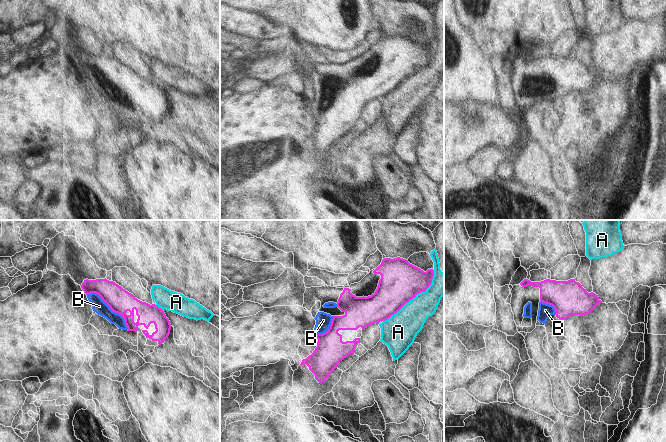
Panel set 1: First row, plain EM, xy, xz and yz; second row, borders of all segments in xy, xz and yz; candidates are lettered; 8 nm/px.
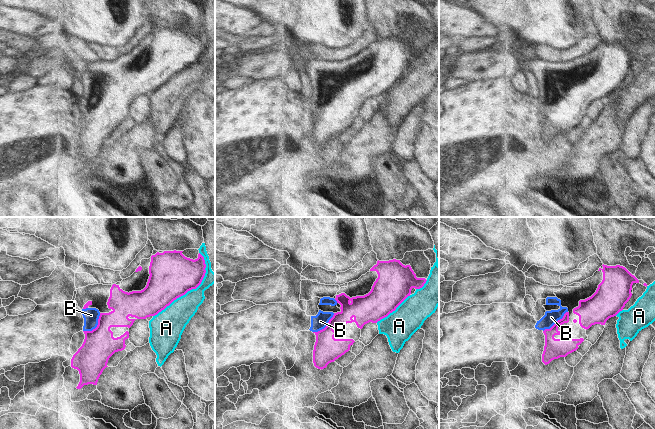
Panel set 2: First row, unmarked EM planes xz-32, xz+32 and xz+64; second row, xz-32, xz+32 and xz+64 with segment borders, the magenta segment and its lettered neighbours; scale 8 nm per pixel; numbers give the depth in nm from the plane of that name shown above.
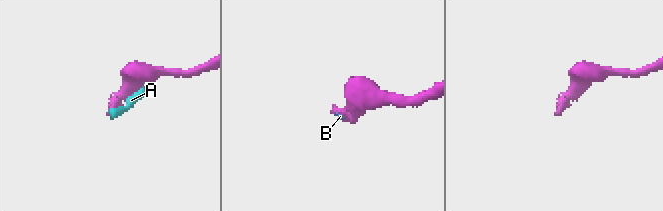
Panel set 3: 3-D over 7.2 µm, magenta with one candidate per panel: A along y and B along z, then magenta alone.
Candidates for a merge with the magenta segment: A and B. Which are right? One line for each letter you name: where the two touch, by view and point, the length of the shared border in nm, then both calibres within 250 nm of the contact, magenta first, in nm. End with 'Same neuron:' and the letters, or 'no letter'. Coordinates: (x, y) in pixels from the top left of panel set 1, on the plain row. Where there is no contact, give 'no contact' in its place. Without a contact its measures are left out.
B: contact xy (110, 84); length 440 nm; calibres 200 and 110 nm
Same neuron: B

